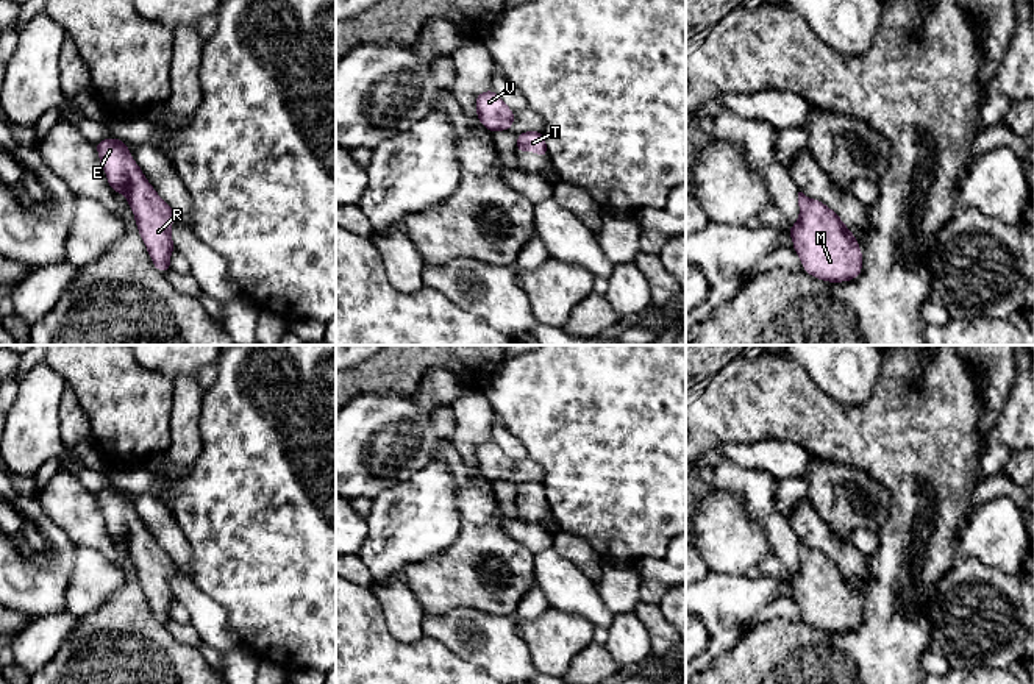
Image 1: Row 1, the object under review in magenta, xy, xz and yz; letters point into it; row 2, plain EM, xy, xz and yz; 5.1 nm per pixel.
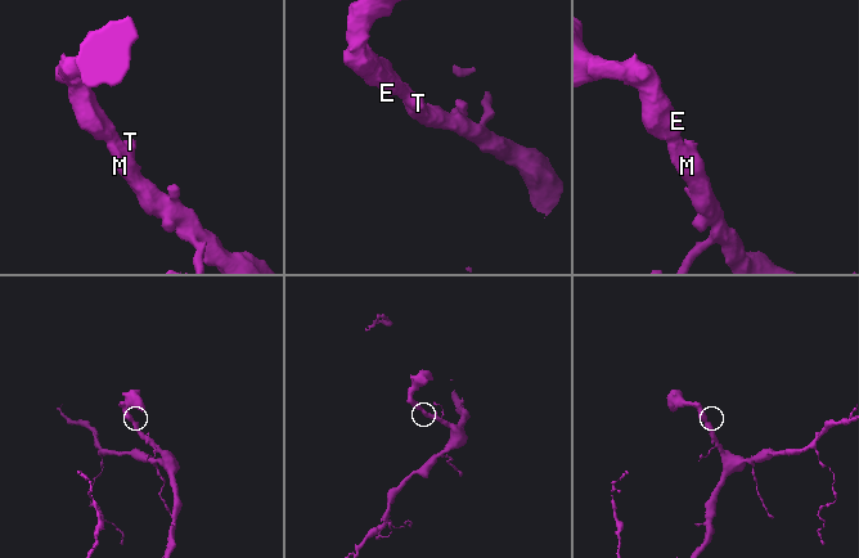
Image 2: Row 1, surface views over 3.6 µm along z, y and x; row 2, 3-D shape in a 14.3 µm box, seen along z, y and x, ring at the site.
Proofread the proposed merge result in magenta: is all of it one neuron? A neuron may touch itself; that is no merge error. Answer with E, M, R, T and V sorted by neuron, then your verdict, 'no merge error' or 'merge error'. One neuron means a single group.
E M R T V | no merge error

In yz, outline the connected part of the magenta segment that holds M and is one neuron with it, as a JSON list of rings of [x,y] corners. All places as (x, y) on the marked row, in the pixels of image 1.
[[[798,192],[798,208],[798,220],[787,233],[803,270],[826,283],[861,276],[862,250],[839,214],[803,192]]]

